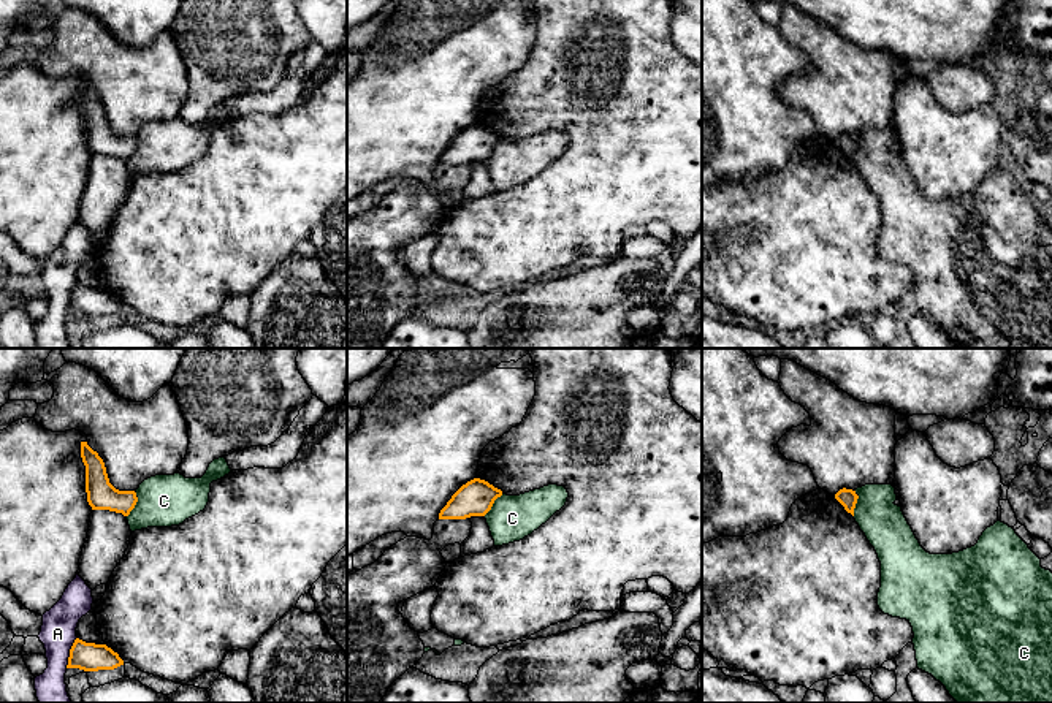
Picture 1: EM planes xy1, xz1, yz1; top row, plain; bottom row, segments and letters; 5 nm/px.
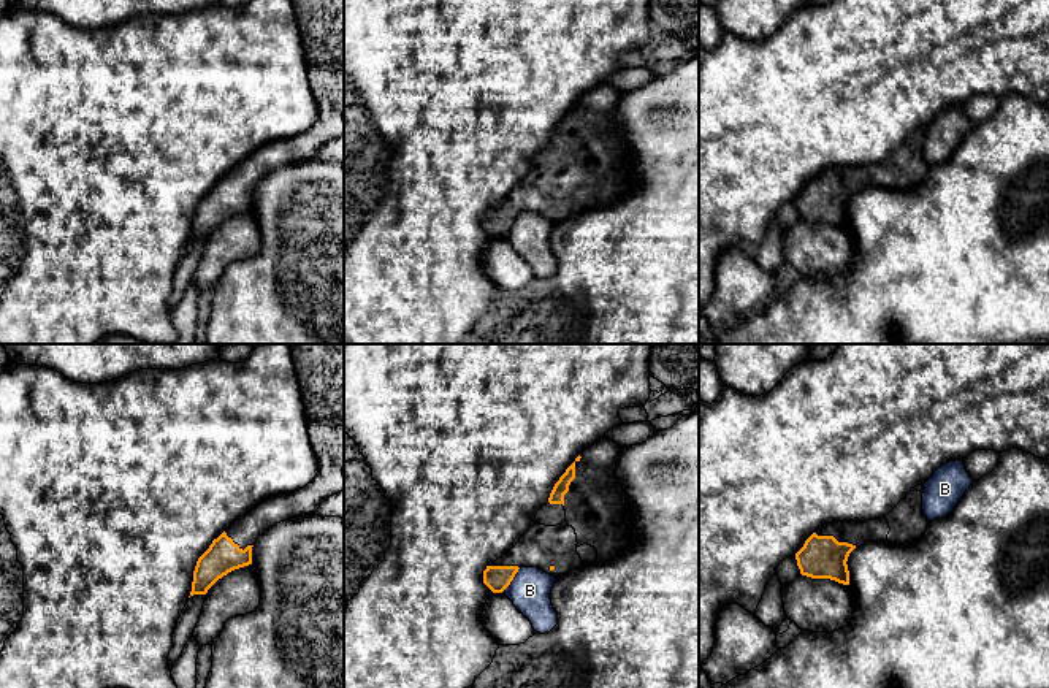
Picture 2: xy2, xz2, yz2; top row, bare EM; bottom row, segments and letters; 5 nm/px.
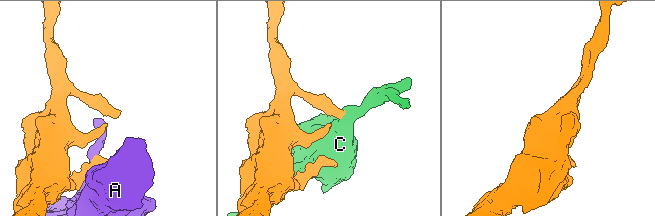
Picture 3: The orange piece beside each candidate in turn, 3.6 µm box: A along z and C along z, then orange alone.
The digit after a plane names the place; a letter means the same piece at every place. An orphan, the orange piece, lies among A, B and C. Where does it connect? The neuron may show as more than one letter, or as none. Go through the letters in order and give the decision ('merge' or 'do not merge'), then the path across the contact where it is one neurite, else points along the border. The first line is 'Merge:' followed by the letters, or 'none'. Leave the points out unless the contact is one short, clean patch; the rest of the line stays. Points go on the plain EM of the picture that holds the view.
Merge: none
A: do not merge | along xy1 (76, 282), (65, 312)
B: do not merge
C: do not merge | along xy1 (135, 136), (137, 148), (127, 162)

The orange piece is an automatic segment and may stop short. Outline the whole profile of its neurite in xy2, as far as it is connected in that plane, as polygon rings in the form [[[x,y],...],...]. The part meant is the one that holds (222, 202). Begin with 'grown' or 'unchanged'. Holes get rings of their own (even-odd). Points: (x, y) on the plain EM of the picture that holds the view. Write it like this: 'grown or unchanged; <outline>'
grown; [[[292,0],[292,5],[319,117],[306,132],[261,146],[214,184],[196,206],[190,241],[206,239],[228,217],[252,209],[252,192],[266,174],[290,163],[311,160],[326,143],[344,135],[344,0]]]

